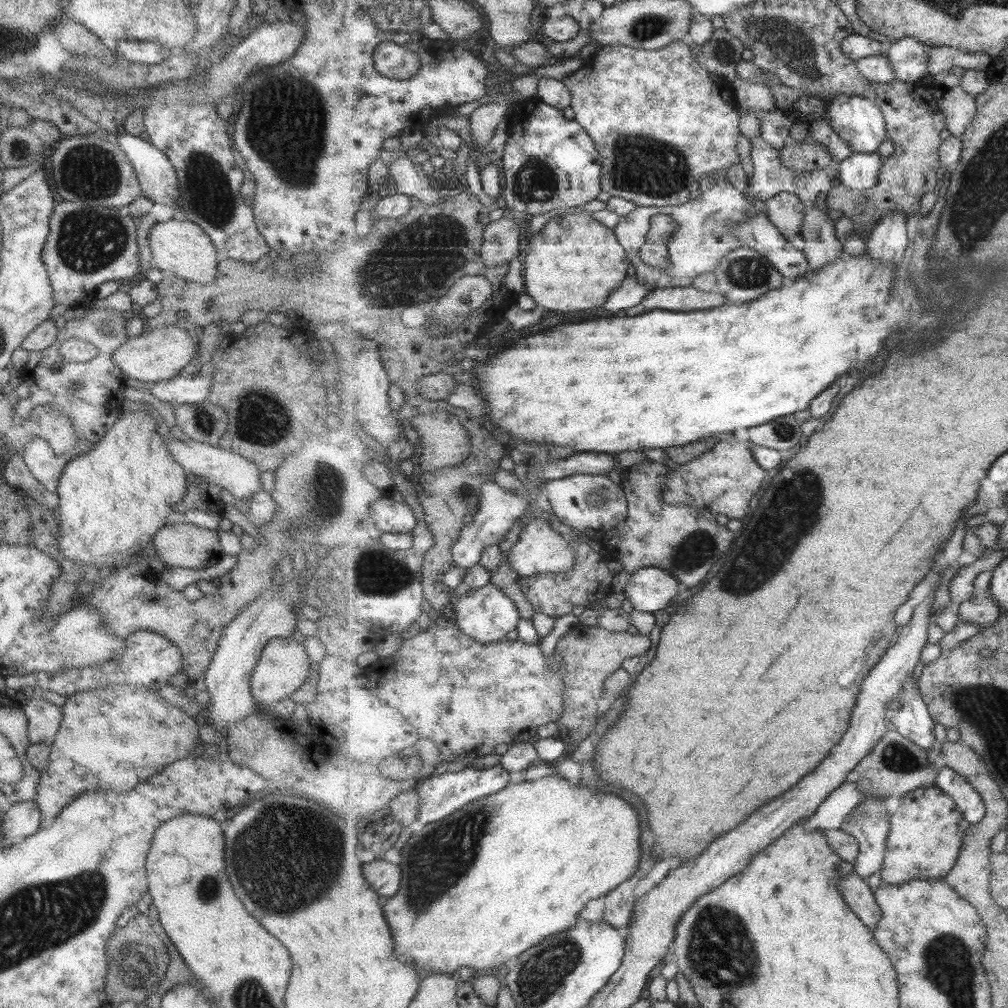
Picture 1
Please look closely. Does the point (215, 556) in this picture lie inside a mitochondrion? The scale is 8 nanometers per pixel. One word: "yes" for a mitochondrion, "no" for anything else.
no

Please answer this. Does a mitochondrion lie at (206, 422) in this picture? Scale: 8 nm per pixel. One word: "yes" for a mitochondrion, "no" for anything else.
yes

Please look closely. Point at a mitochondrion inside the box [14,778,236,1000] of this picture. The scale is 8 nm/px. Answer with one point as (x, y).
(136, 968)

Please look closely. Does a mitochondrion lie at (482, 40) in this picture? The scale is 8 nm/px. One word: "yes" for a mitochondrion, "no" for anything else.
no

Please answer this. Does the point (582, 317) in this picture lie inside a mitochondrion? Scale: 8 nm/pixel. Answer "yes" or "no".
no

